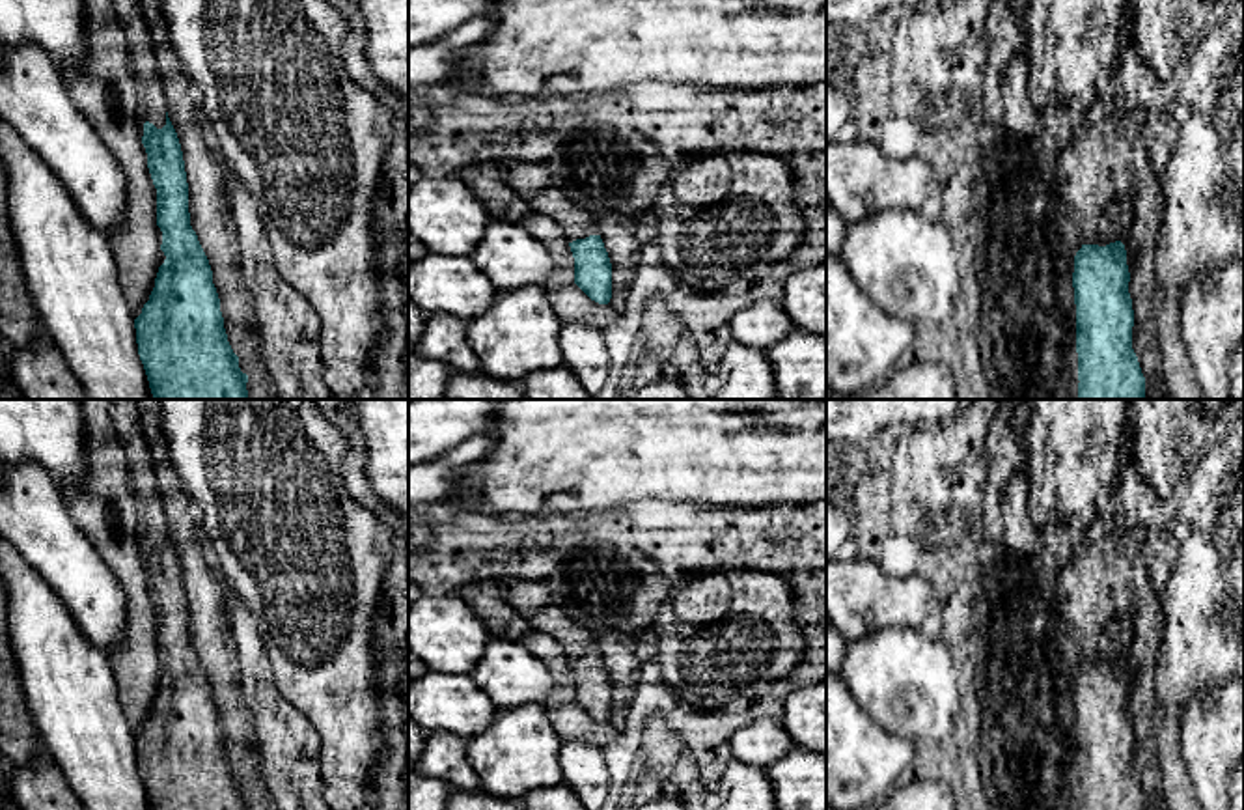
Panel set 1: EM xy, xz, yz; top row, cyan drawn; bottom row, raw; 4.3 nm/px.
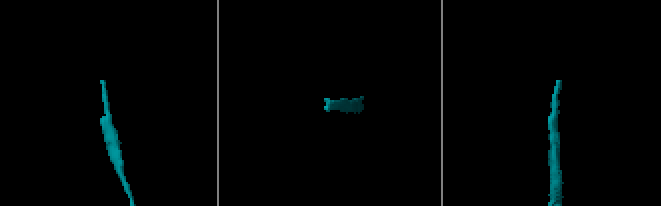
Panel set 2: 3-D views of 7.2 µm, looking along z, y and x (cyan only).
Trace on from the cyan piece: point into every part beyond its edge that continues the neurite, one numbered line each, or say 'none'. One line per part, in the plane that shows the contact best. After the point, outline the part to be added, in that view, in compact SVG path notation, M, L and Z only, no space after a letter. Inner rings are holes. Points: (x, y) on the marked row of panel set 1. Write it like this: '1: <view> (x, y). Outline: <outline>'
1: xy (152, 107). Outline: M110 0L117 22L127 39L131 69L138 90L138 127L144 136L144 123L157 129L166 125L166 95L157 69L153 41L142 11L142 0Z

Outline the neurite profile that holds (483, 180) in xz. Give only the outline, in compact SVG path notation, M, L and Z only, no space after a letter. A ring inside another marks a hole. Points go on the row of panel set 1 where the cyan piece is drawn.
M494 161L463 168L455 174L455 177L468 185L476 198L485 205L492 220L518 224L532 213L530 202L518 196L500 177L498 162Z

